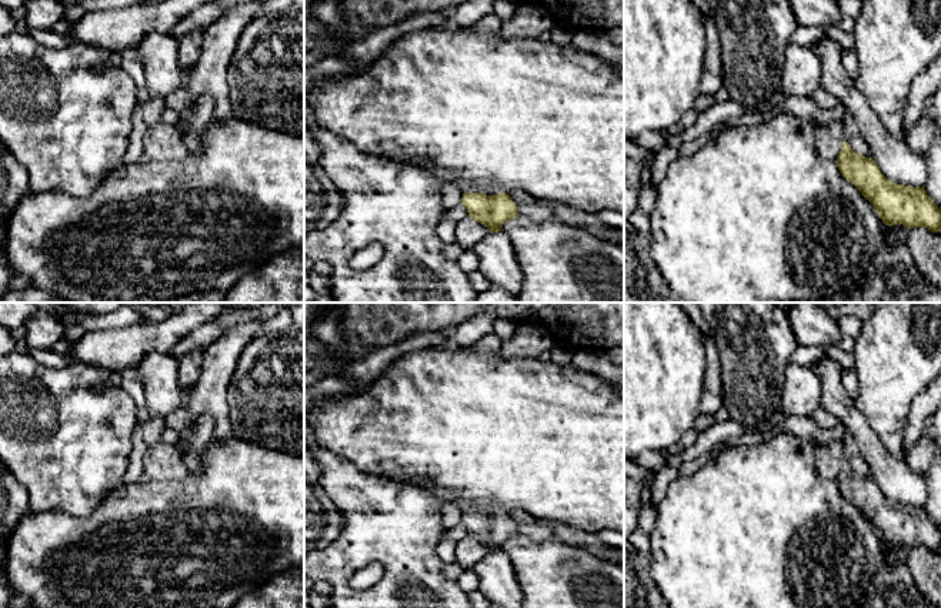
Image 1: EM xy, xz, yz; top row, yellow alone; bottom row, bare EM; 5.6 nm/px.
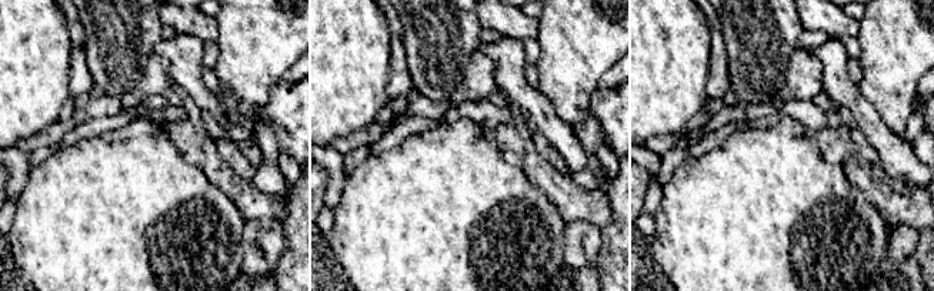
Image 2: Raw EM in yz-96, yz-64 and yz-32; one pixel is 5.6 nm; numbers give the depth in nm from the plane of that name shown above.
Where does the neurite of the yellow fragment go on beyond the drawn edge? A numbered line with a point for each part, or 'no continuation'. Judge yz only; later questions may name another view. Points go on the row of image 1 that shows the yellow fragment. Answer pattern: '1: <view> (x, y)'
1: yz (828, 147)

